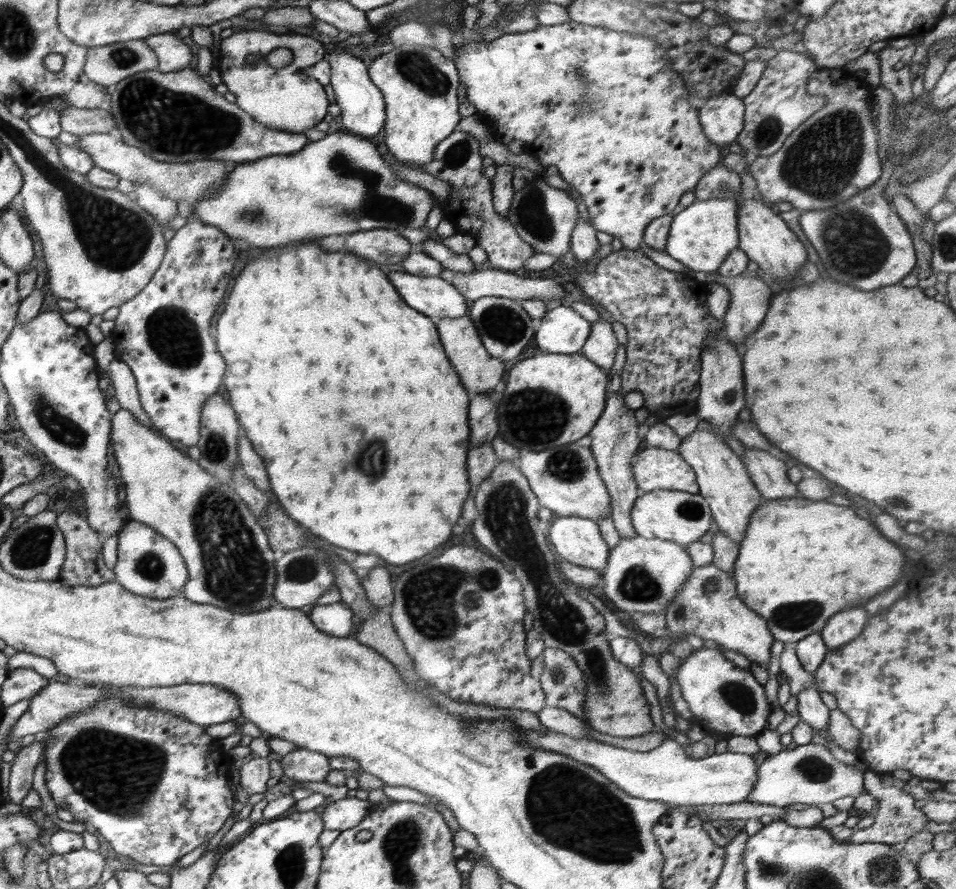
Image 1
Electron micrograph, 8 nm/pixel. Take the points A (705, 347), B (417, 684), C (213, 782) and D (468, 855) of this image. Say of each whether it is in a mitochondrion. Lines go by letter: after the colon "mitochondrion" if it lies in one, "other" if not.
A: other
B: other
C: other
D: other

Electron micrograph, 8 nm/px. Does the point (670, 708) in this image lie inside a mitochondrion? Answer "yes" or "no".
no

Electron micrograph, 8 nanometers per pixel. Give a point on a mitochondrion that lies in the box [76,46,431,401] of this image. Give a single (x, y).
(166, 121)

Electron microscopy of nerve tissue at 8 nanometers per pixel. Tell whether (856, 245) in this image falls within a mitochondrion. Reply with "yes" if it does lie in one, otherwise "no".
yes

